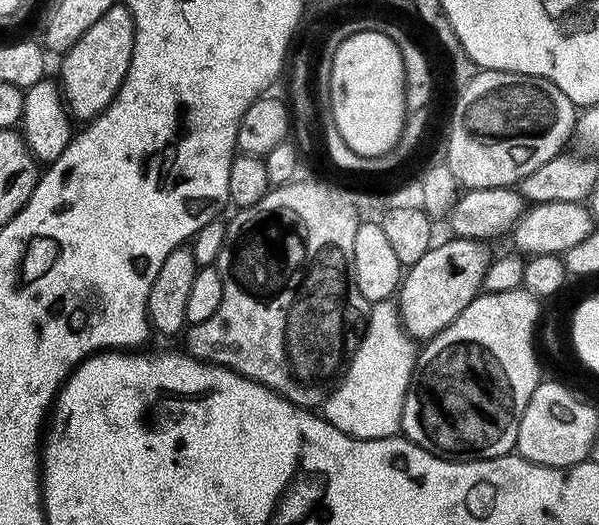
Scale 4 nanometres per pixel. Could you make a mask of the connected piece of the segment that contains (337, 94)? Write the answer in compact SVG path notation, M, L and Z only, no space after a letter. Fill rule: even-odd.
M365 31L354 33L336 47L333 70L330 79L330 98L334 108L334 122L337 123L339 134L351 151L360 156L384 155L398 142L401 135L406 132L404 116L409 115L408 103L404 86L403 58L398 46L384 32Z

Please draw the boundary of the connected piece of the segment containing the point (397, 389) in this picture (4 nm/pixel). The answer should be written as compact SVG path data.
M395 303L375 305L367 317L367 324L368 329L365 332L363 329L347 361L344 381L331 389L322 412L333 426L356 440L381 440L401 431L402 406L418 352L415 347L412 349L414 340L405 332Z

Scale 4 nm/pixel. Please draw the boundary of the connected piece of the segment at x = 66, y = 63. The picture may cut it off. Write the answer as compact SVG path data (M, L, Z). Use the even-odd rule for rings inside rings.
M118 2L110 6L110 10L106 10L106 14L102 14L102 18L98 18L98 22L94 22L94 26L90 26L90 30L86 30L86 34L82 34L82 38L63 53L58 83L69 113L77 121L91 122L106 110L106 106L110 106L130 70L135 37L134 18L128 7Z

